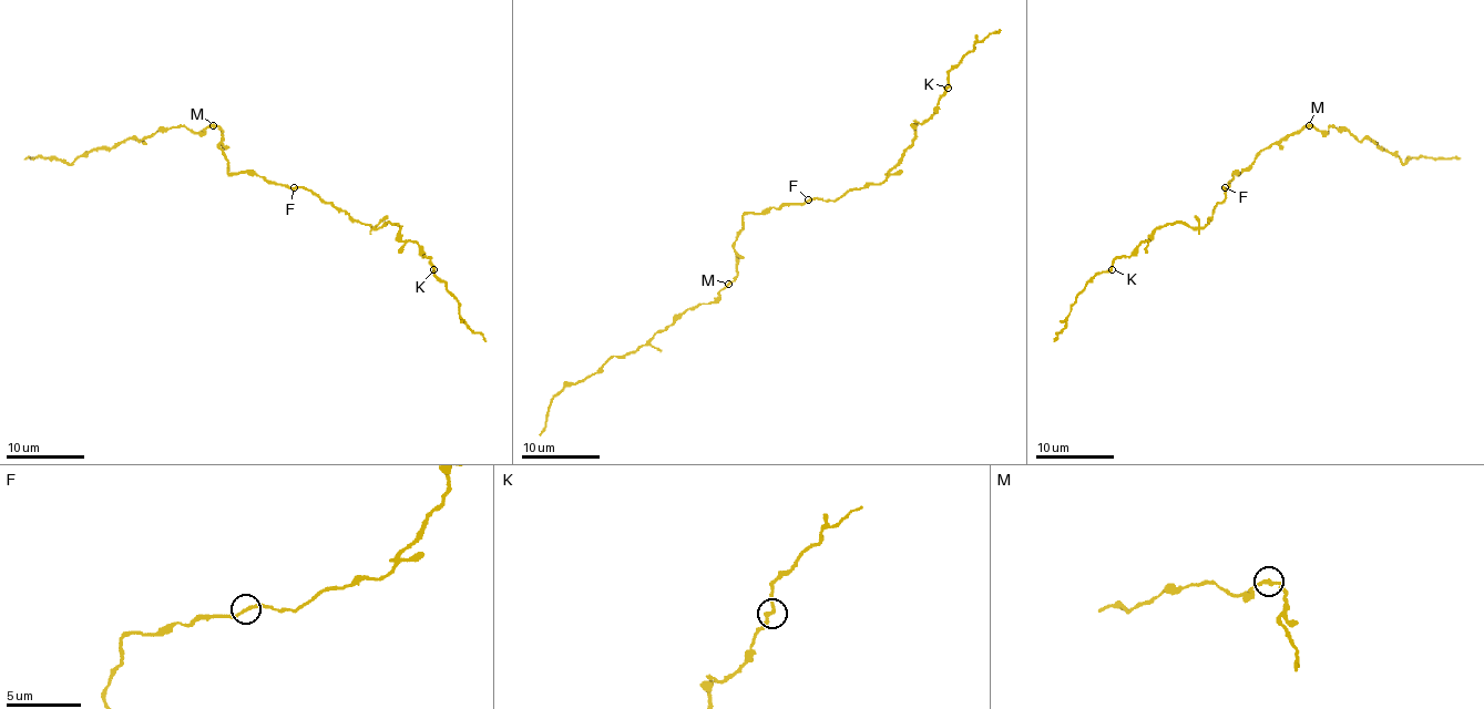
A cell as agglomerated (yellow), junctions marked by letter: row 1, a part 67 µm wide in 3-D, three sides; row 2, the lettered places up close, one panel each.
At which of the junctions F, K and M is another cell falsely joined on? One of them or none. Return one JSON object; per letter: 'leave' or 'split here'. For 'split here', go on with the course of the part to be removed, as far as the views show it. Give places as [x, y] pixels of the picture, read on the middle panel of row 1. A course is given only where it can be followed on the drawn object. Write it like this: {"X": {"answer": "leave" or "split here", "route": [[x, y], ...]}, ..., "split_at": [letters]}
{"F": {"answer": "leave"}, "K": {"answer": "leave"}, "M": {"answer": "leave"}, "split_at": []}

